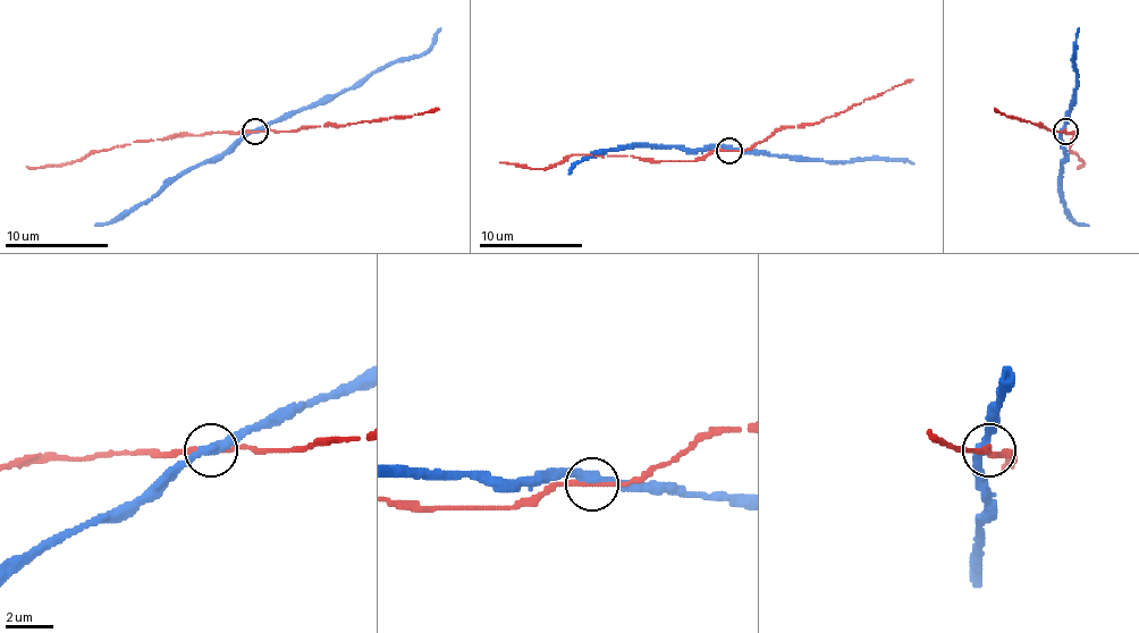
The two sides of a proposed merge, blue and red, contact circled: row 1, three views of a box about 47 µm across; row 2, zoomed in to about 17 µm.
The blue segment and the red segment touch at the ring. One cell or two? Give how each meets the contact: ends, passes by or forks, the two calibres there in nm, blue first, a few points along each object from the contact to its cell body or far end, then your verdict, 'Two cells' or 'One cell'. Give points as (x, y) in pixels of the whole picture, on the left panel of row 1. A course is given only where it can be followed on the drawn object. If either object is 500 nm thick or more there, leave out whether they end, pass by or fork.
At the ring blue passes by. At the ring red passes by. Thickness 380 nm (blue) against 190 nm. Course of blue: (255, 132), (338, 95), (385, 67), (419, 57), (439, 28). Course of red: (255, 132), (137, 140), (59, 166), (26, 166). Two cells

